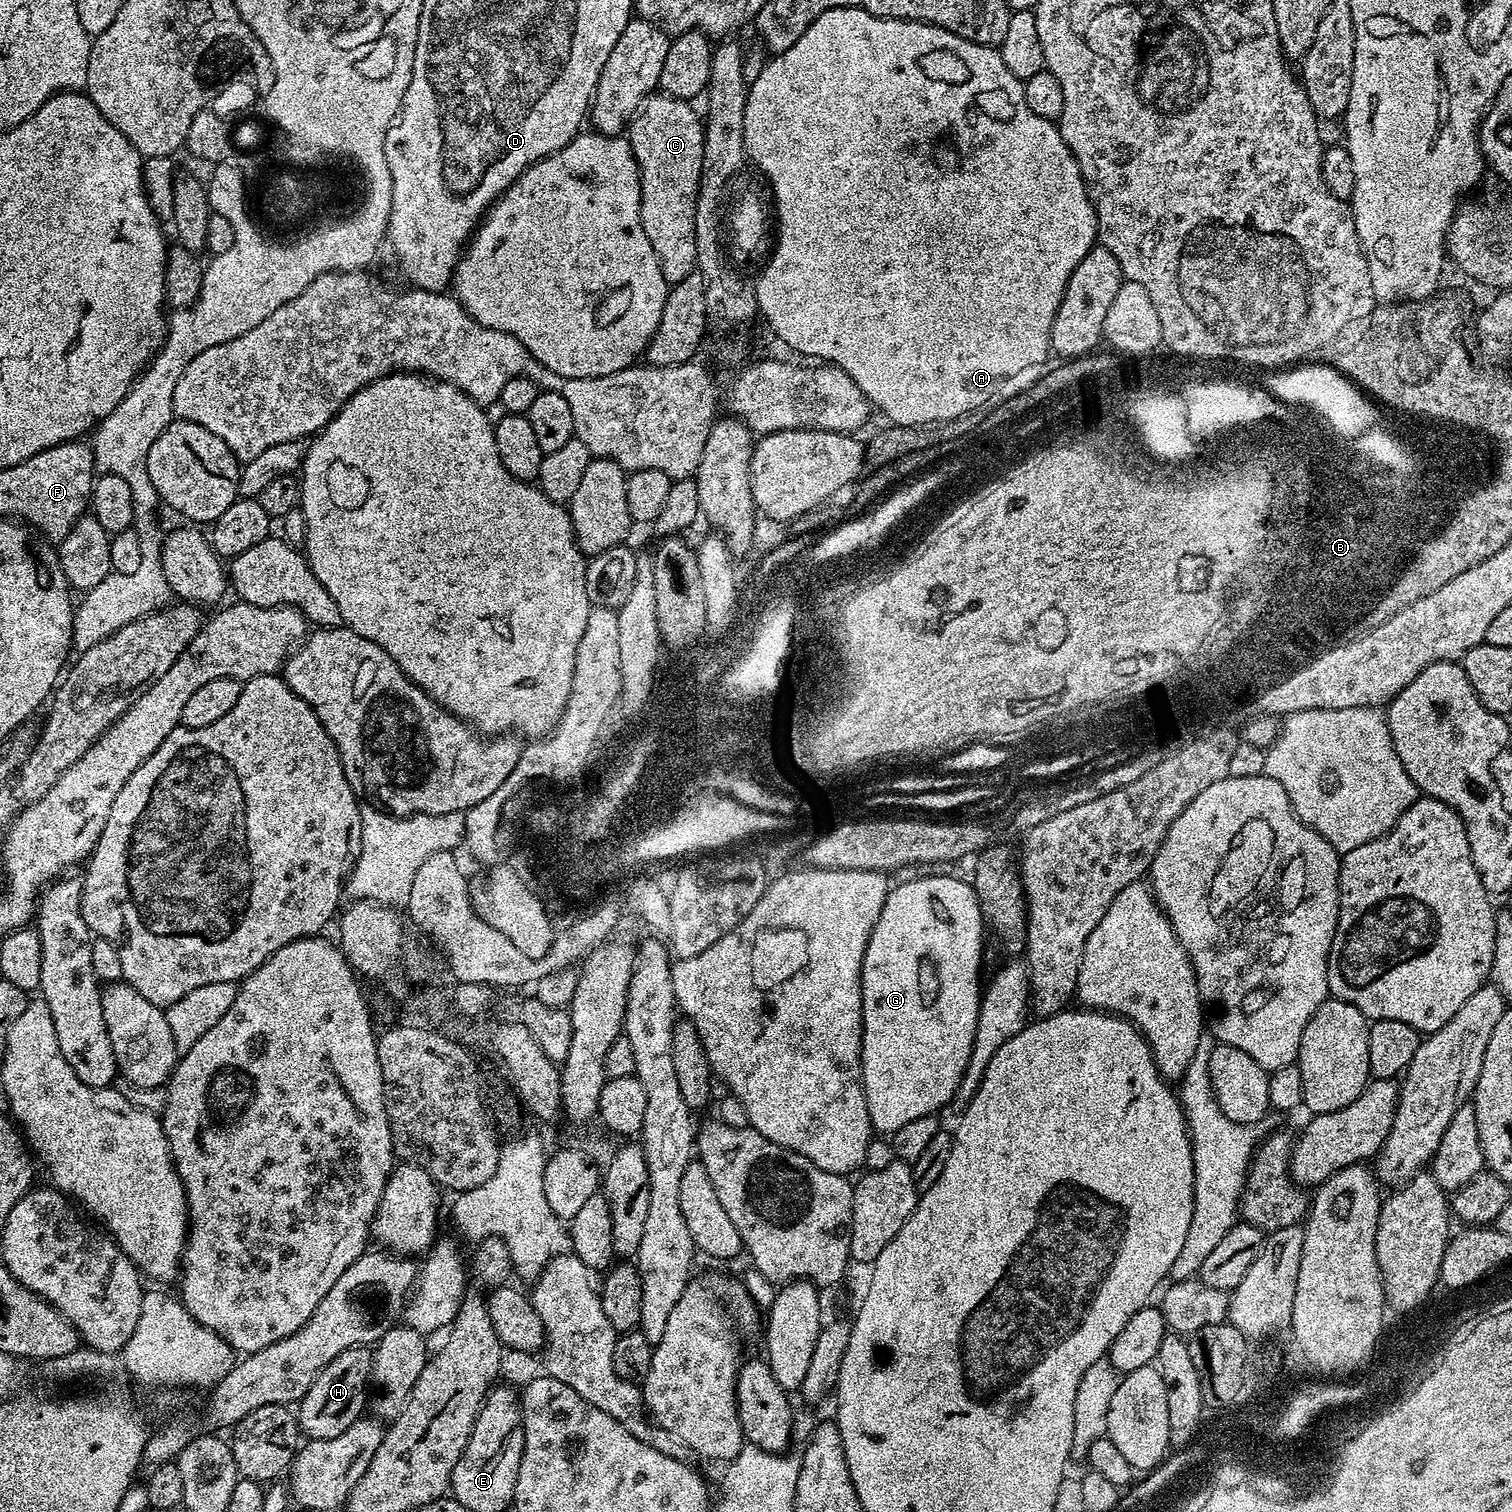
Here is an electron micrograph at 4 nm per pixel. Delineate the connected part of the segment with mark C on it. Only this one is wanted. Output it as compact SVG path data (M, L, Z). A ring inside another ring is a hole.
M653 94L626 129L626 139L640 171L642 230L646 230L650 246L654 246L662 278L670 286L697 271L694 214L702 174L705 121L692 107L687 100Z

